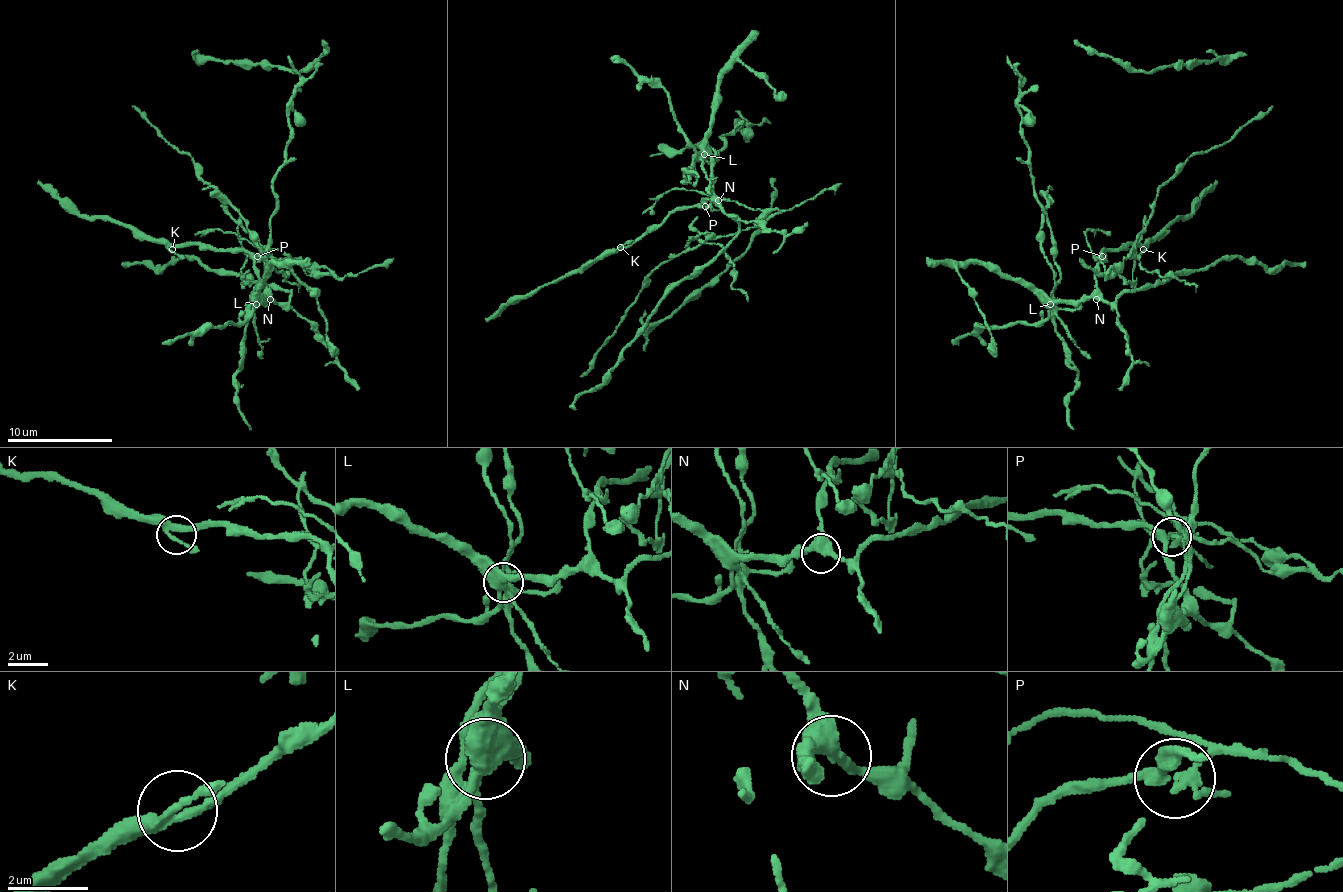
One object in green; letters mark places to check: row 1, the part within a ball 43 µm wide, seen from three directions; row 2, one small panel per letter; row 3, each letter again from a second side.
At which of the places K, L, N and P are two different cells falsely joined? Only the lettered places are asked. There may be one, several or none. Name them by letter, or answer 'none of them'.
L, P

